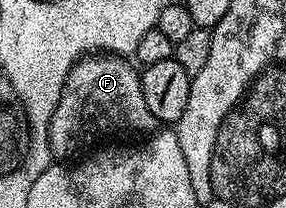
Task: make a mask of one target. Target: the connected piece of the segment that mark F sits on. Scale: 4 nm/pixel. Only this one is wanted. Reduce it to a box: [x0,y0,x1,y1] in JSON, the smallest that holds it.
[47,53,157,158]

